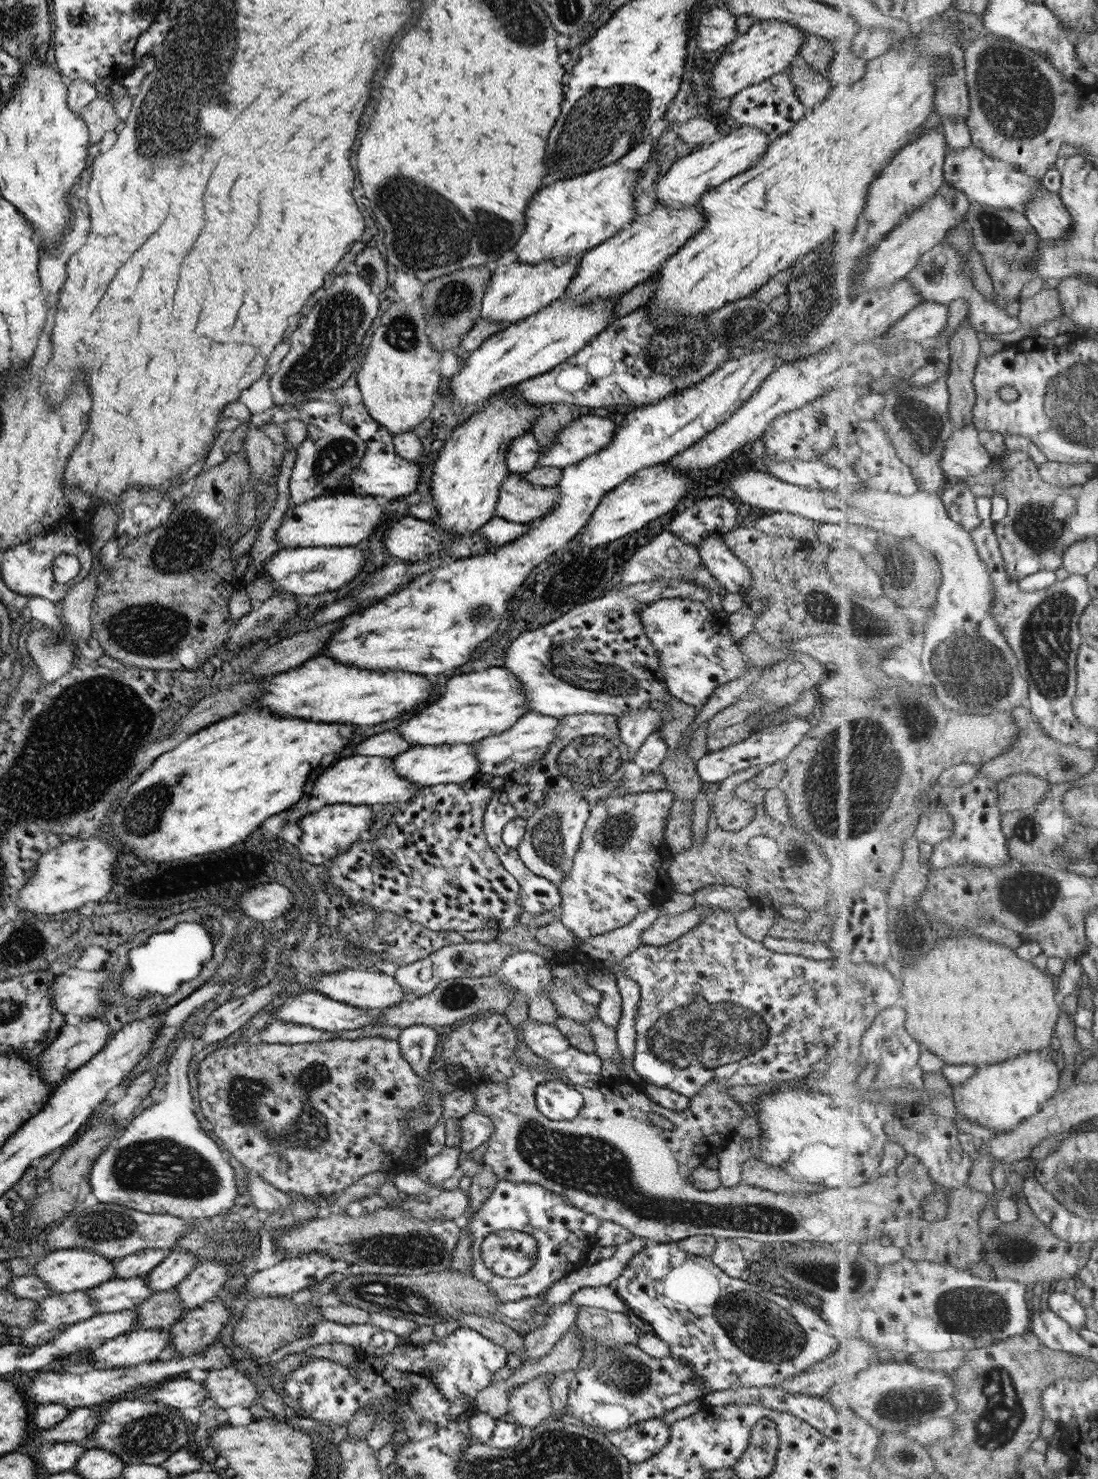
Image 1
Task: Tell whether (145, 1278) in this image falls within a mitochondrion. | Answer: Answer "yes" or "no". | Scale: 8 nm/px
no

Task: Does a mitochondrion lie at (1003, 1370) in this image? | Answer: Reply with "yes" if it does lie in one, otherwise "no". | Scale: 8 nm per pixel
yes

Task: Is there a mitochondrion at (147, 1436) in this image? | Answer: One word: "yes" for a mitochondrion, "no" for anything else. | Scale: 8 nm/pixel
yes

